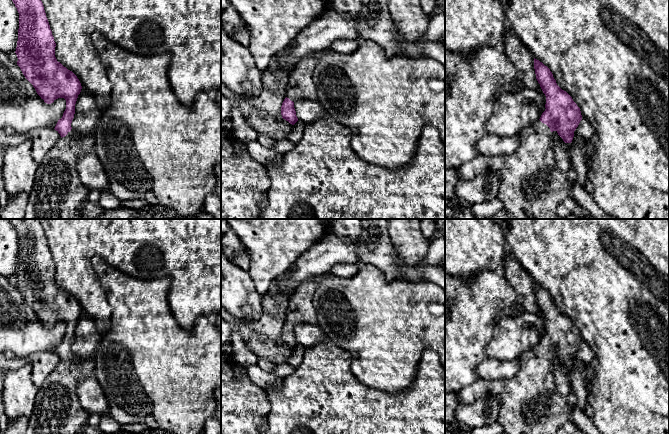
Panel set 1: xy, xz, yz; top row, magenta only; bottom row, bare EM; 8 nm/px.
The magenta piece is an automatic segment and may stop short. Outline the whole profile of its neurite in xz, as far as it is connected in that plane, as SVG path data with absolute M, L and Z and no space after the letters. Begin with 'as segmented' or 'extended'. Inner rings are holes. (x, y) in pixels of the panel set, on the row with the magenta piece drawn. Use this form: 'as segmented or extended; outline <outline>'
extended; outline M329 48L321 52L313 52L302 58L291 71L286 87L286 98L281 106L282 118L294 125L298 118L294 102L298 100L316 100L317 89L313 81L313 70L320 54L333 52Z

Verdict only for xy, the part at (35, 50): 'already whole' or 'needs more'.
needs more

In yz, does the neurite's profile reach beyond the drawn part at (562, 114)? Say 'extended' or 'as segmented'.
extended

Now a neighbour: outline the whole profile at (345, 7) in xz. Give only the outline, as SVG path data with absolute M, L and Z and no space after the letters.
M332 0L332 9L345 16L357 16L362 10L362 0Z

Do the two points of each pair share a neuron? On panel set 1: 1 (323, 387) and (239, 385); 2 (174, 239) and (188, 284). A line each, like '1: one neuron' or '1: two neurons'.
1: two neurons
2: one neuron

